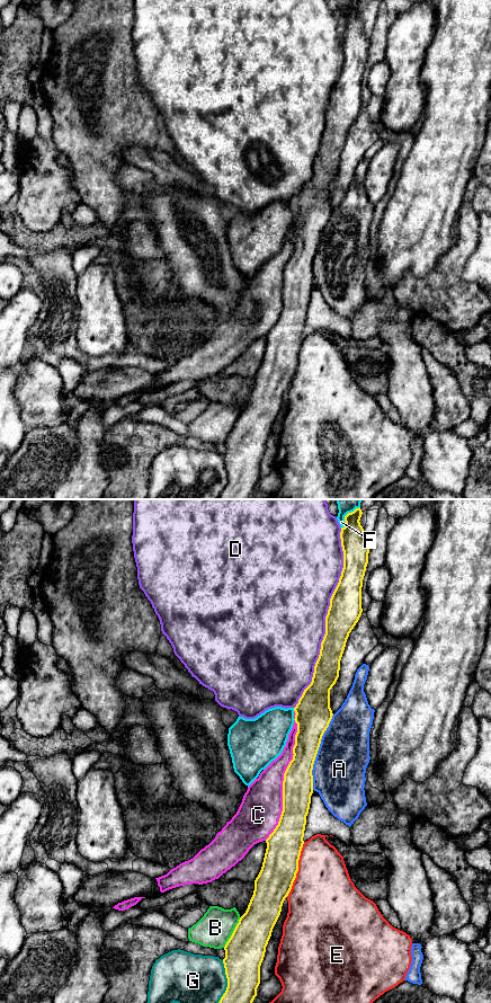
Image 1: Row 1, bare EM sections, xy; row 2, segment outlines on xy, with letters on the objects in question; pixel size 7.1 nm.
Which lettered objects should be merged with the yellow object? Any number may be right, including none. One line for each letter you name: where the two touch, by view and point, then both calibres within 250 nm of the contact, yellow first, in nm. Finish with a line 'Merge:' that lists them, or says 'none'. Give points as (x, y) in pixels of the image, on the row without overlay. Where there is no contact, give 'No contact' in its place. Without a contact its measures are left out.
C: Touches yellow at xy (284, 271). Thickness 220 nm (yellow) against 280 nm
Merge: C

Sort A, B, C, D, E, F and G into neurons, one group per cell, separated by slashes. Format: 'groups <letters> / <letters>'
groups A / B / C / D / E / F / G

